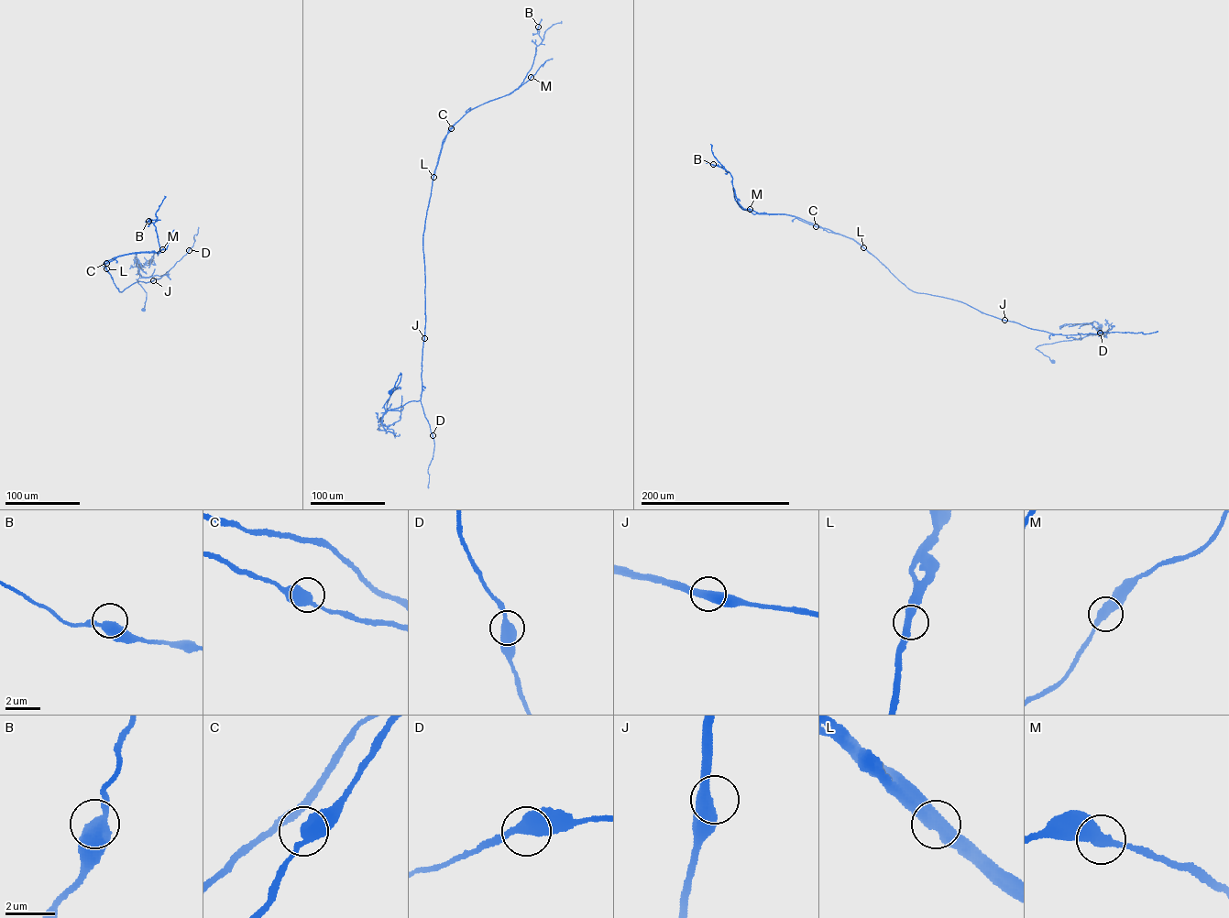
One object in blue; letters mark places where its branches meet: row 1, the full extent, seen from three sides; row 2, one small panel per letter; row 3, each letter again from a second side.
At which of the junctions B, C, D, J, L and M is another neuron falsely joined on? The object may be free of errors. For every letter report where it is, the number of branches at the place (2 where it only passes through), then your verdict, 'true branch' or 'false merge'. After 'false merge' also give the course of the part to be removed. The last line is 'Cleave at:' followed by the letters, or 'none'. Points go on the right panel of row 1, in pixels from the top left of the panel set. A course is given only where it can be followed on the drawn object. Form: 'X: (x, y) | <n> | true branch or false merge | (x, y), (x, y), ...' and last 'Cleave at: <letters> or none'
B: (713, 164) | 2 | true branch
C: (816, 226) | 2 | true branch
D: (1100, 333) | 2 | true branch
J: (1004, 320) | 2 | true branch
L: (863, 247) | 2 | false merge | (862, 247), (851, 238), (794, 216), (759, 213), (744, 209), (738, 202), (733, 188)
M: (750, 209) | 2 | true branch
Cleave at: L

